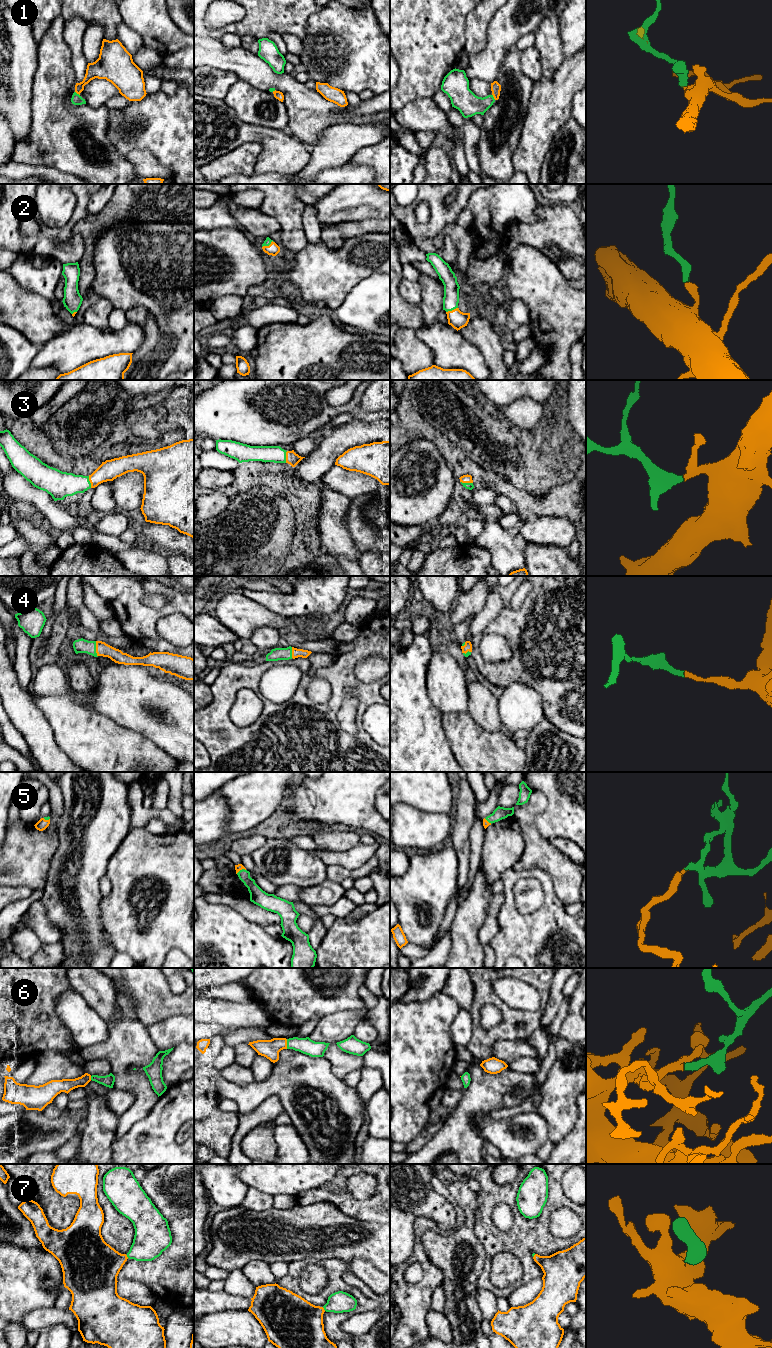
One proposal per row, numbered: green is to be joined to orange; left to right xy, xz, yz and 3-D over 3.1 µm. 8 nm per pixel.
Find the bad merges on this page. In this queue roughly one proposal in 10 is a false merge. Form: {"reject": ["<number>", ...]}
{"reject": []}

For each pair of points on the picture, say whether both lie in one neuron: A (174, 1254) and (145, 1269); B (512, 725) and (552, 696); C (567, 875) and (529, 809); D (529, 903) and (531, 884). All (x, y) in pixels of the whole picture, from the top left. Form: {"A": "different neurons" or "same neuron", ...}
{"A": "same neuron", "B": "different neurons", "C": "same neuron", "D": "same neuron"}

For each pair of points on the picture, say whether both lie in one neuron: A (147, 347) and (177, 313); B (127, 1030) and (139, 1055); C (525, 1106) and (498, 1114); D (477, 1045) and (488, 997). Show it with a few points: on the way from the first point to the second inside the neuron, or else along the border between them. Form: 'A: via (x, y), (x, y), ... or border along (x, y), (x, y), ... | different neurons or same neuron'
A: border along (149, 311), (160, 330), (160, 340), (151, 354) | different neurons
B: via (127, 1036), (129, 1044), (134, 1049) | same neuron
C: via (518, 1109), (505, 1113) | same neuron
D: via (477, 1033), (476, 1007) | same neuron

